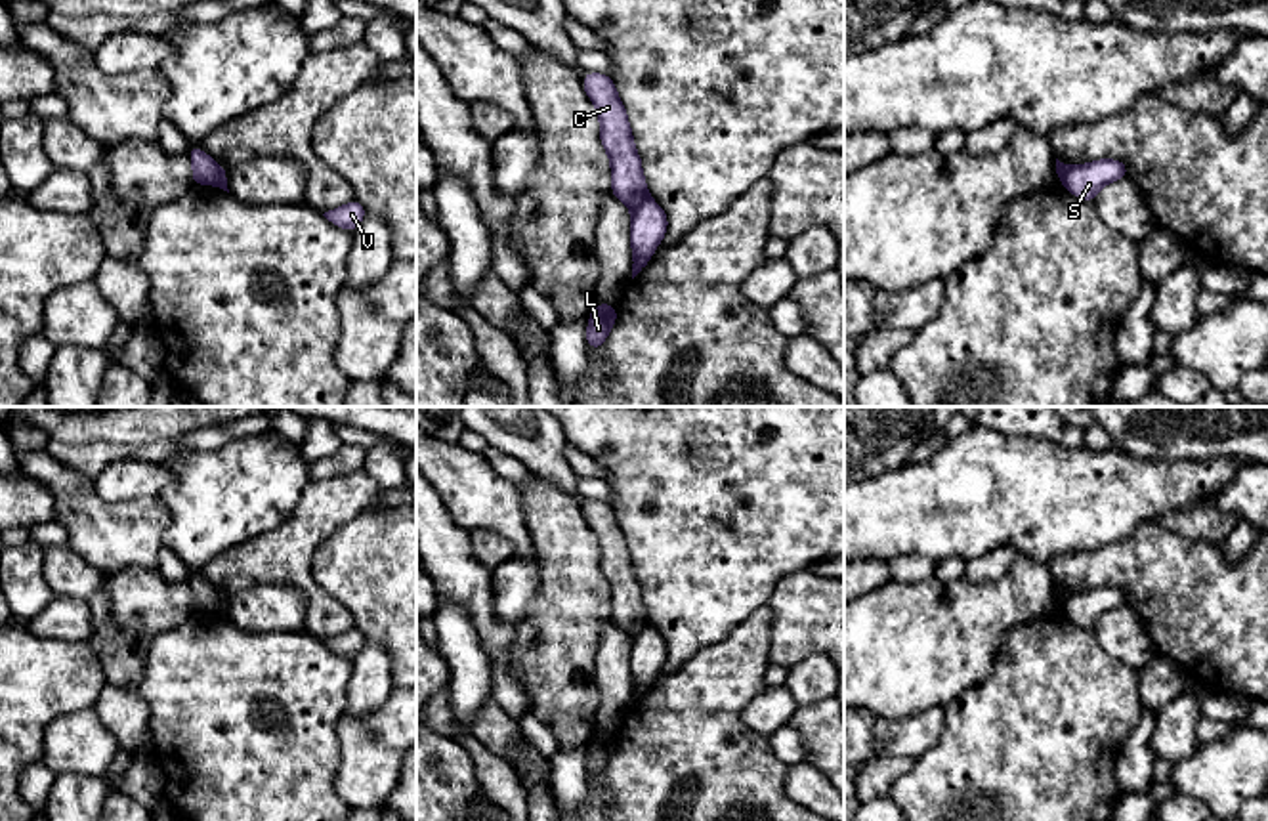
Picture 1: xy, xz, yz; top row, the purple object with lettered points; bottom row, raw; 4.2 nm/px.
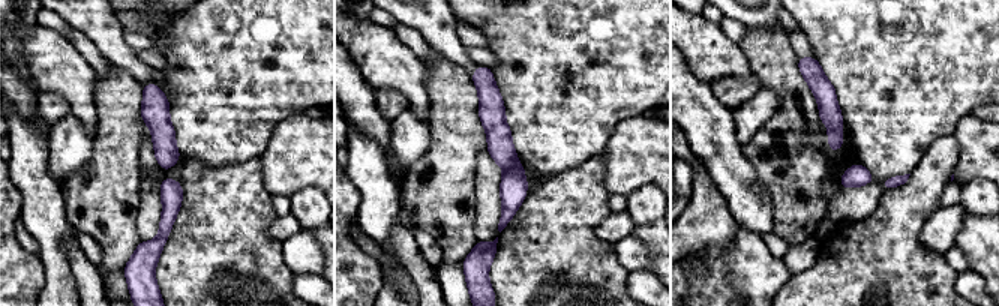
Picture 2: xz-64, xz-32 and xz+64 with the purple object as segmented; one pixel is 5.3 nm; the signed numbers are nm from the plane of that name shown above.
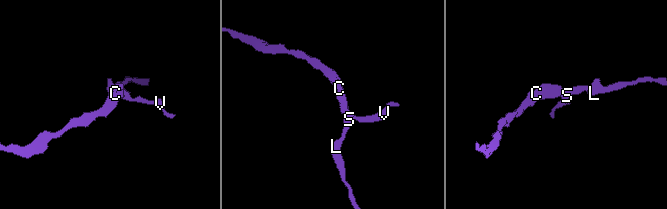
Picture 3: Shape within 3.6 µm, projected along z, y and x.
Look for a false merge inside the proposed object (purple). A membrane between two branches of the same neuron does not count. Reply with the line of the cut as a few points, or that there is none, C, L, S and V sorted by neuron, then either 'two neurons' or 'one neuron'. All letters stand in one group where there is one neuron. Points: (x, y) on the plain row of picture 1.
xz (648, 625), (633, 638) | C / L S V | two neurons

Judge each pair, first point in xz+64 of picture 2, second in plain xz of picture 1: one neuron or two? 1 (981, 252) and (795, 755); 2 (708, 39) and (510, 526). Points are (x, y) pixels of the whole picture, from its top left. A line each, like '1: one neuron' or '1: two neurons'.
1: two neurons
2: one neuron

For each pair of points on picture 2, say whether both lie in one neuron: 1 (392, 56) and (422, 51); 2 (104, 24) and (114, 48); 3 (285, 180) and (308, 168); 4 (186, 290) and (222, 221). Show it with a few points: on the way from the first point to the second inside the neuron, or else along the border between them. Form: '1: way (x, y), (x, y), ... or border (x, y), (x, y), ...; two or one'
1: border (390, 29), (422, 60); two
2: way (104, 30), (110, 42); one
3: way (291, 174), (302, 168); one
4: way (203, 273), (218, 258), (219, 237); one

